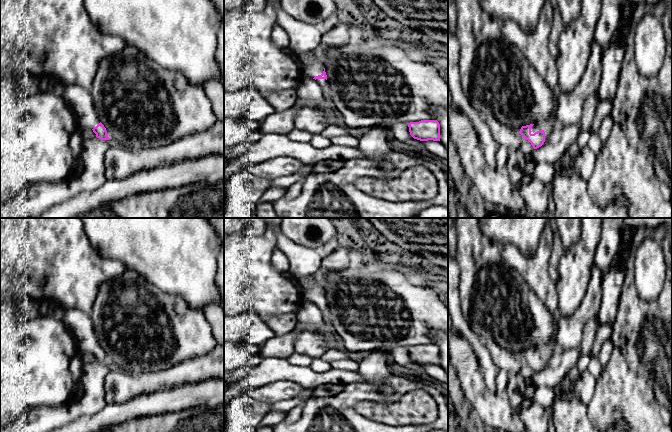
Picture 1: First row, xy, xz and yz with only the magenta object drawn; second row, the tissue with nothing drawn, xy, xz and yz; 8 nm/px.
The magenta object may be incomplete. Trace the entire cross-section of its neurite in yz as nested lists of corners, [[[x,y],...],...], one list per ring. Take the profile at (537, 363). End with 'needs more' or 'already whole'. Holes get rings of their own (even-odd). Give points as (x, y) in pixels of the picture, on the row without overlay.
[[[538,347],[522,350],[519,357],[531,367],[534,373],[541,371],[545,366],[545,356]]] | needs more

